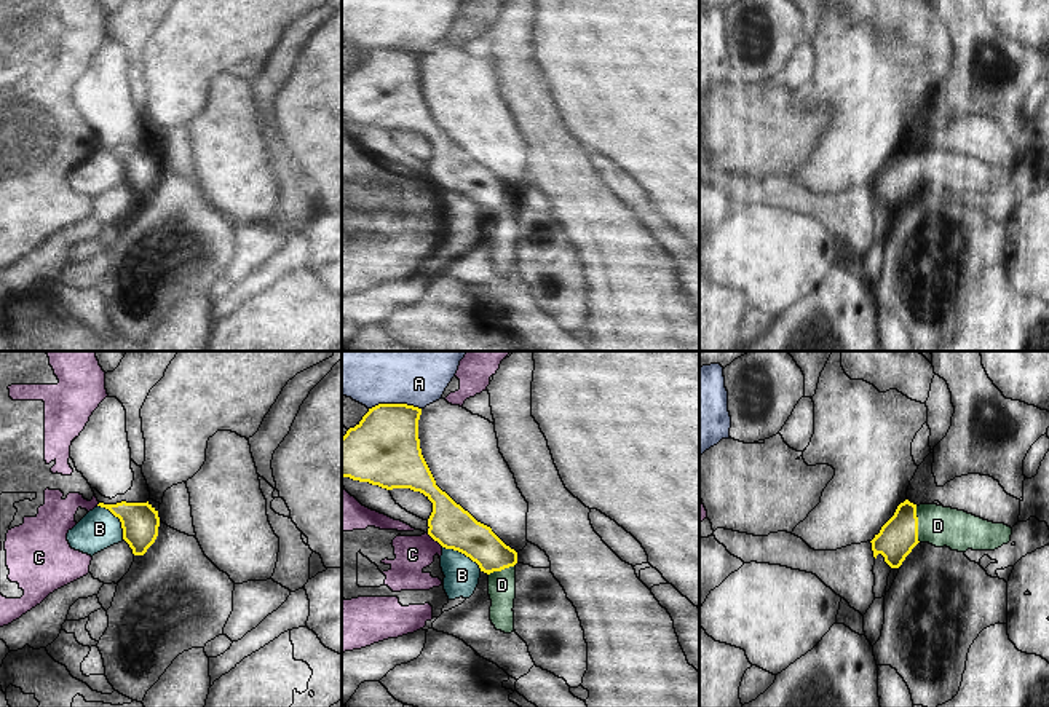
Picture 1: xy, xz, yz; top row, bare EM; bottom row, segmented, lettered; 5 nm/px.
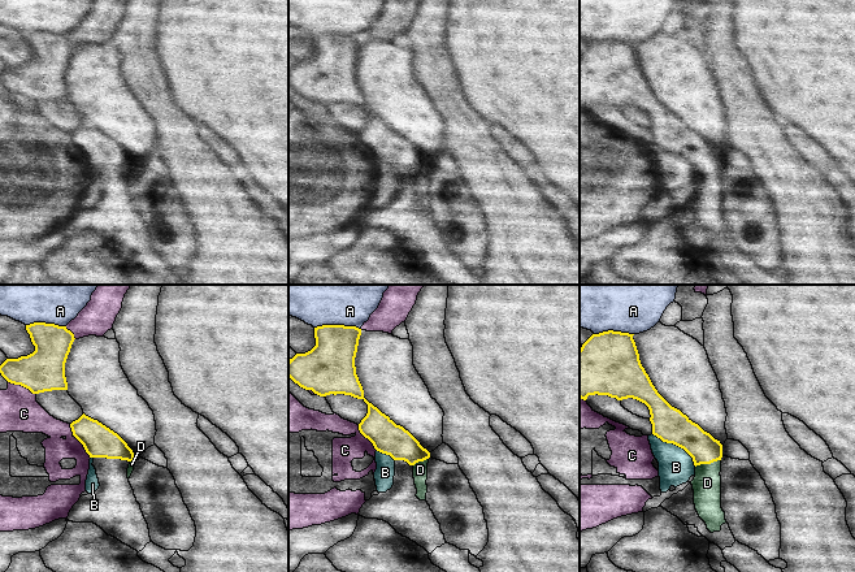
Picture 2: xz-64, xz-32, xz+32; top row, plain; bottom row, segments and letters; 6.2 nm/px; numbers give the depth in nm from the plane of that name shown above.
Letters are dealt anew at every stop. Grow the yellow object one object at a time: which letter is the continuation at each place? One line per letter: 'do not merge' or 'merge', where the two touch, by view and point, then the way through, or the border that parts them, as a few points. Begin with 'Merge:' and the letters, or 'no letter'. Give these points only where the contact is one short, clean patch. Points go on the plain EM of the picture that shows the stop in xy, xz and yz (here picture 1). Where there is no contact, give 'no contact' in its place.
Merge: D
A: do not merge | xz (395, 47)
B: do not merge | xy (118, 160) | along xy (98, 147), (109, 152), (118, 161), (123, 181)
C: do not merge | xz (435, 182)
D: merge | yz (917, 166) | across yz (898, 179), (917, 166), (938, 168)

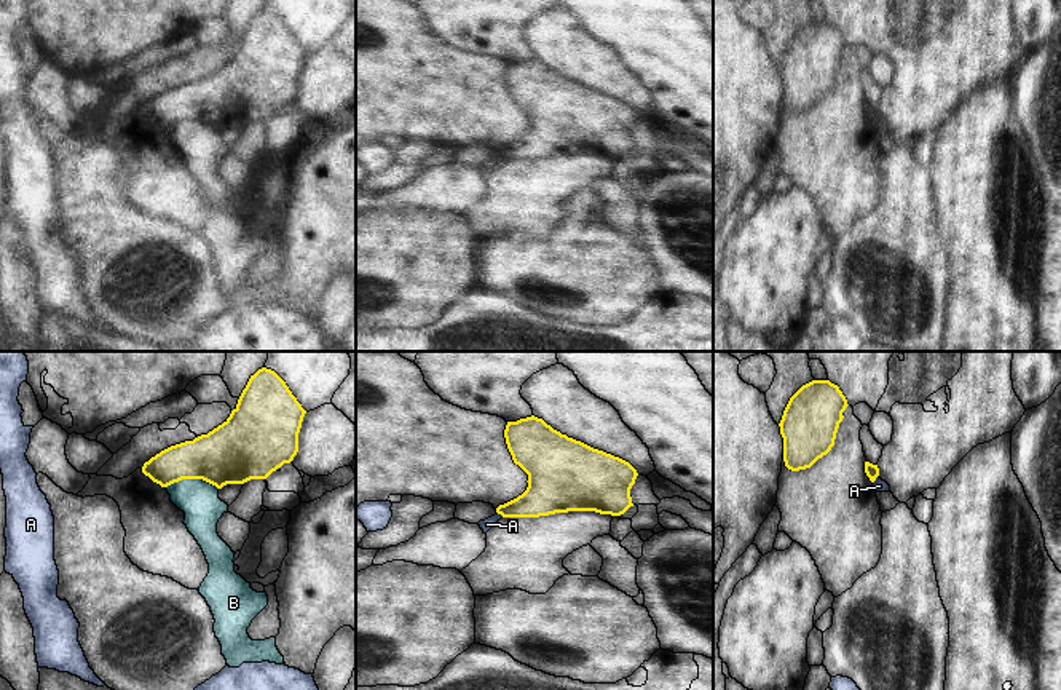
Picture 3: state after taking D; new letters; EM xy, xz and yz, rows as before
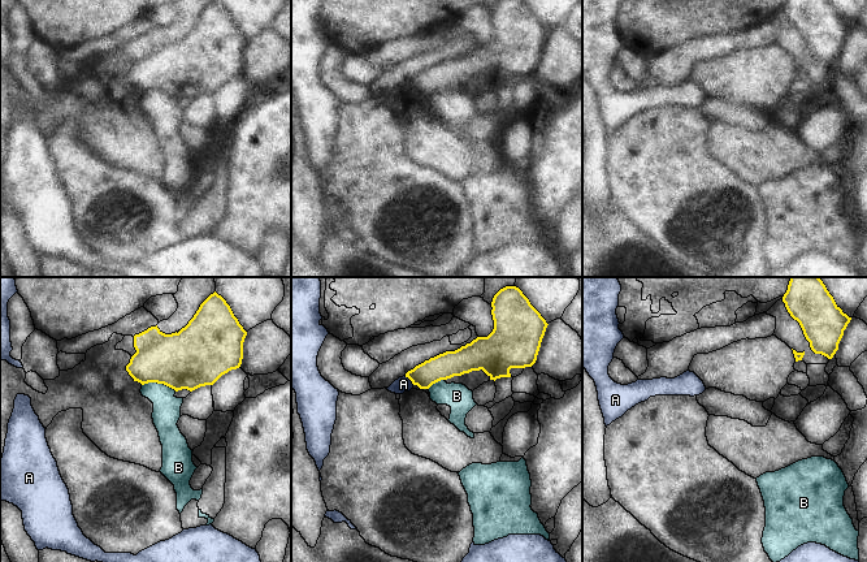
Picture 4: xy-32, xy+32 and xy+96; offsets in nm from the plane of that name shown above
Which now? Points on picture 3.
Merge: no letter
A: do not merge | yz (875, 122) | along yz (878, 117), (873, 125)
B: do not merge | xy (192, 120) | along xy (166, 128), (182, 122), (205, 122), (217, 131)

